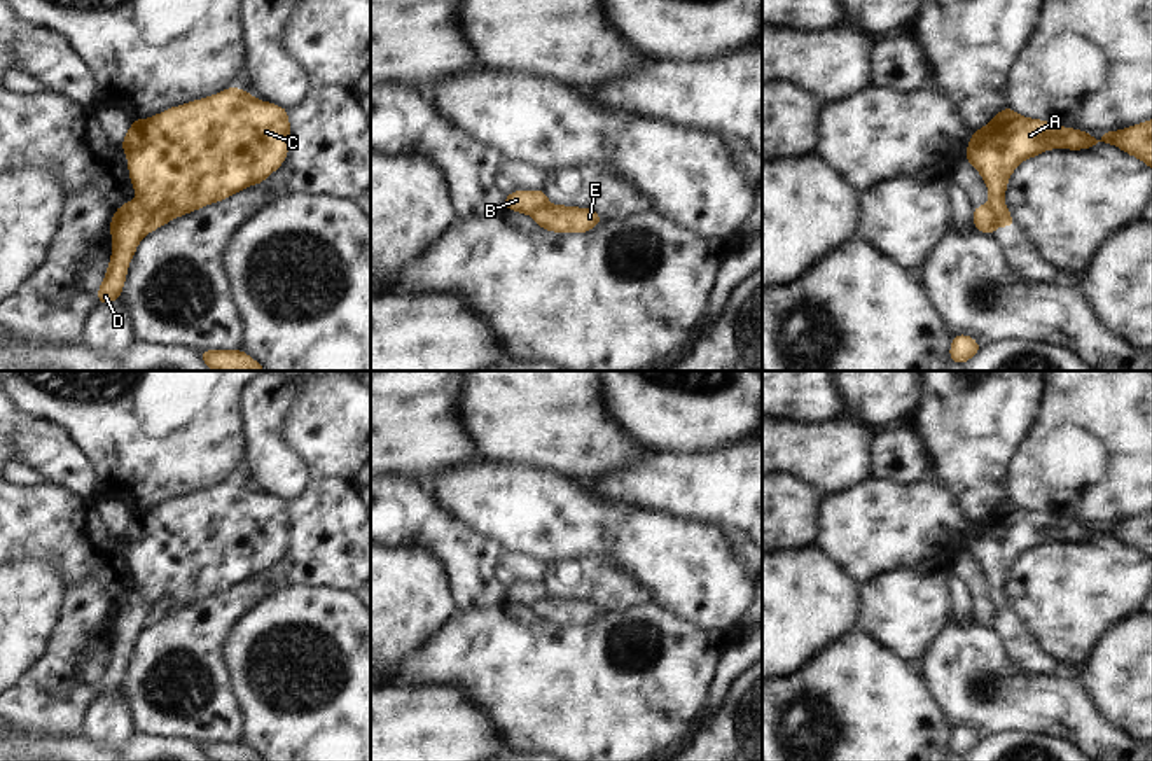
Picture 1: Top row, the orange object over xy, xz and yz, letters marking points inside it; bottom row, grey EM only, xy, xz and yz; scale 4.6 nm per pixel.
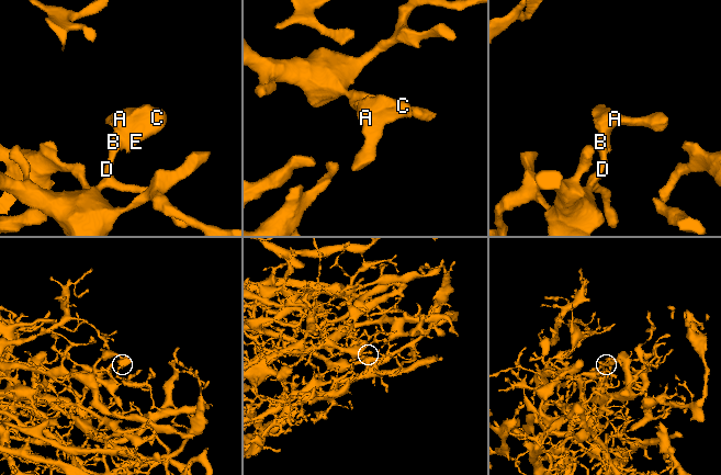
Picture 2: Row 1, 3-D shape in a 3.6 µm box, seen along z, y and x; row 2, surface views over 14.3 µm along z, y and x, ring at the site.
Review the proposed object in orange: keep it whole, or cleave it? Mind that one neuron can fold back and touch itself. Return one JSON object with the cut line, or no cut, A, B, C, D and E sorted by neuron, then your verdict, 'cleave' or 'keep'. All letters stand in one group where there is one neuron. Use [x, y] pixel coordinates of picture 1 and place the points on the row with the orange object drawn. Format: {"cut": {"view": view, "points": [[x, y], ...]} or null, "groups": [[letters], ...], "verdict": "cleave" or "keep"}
{"cut": {"view": "xy", "points": [[138, 202], [147, 216], [147, 231]]}, "groups": [["A", "C", "E"], ["B", "D"]], "verdict": "cleave"}

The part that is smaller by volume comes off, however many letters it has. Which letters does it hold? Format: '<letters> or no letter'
A, C, E

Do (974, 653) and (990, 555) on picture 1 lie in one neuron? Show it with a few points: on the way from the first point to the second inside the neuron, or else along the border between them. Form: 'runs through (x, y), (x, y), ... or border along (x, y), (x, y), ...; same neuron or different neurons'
border along (993, 627), (1013, 663); different neurons

